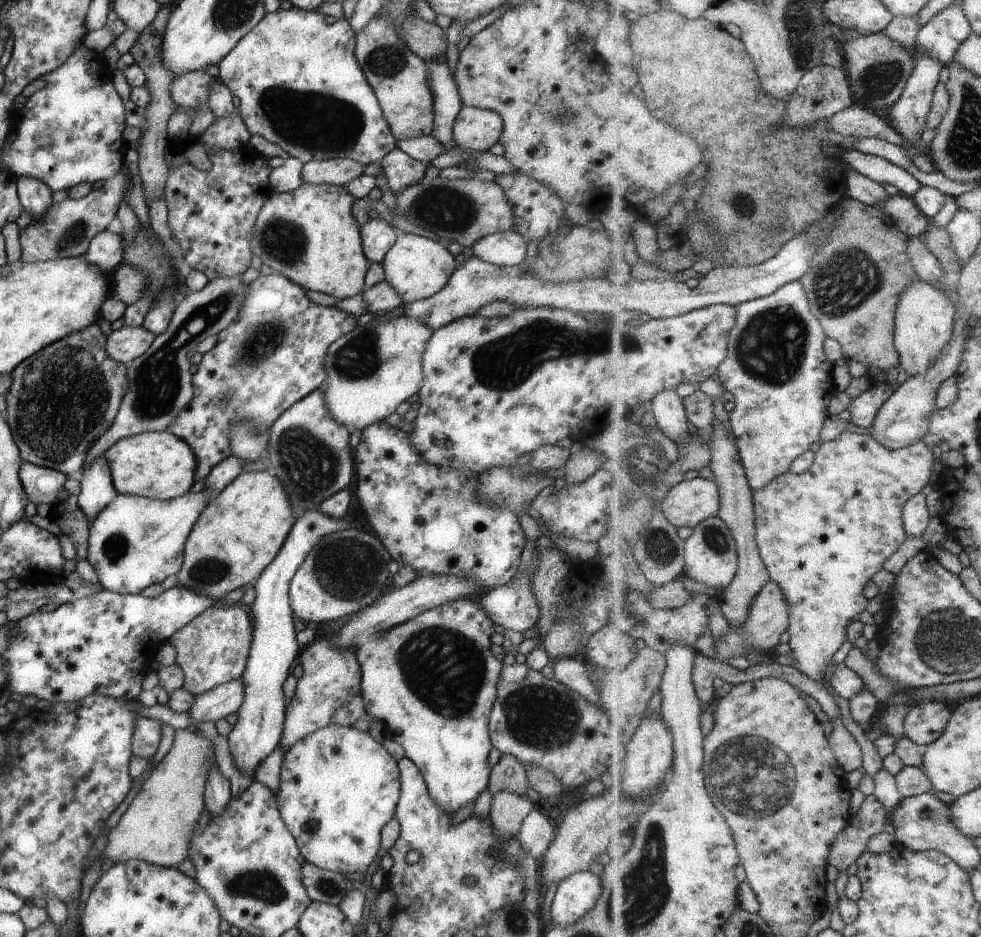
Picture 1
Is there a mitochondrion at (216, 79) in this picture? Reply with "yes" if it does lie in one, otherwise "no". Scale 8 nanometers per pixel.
no

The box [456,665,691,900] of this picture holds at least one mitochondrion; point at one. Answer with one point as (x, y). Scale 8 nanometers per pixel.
(540, 717)

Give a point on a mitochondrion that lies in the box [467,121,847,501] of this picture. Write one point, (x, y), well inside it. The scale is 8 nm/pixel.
(502, 364)

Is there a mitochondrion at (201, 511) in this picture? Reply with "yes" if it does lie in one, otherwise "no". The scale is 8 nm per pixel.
no

